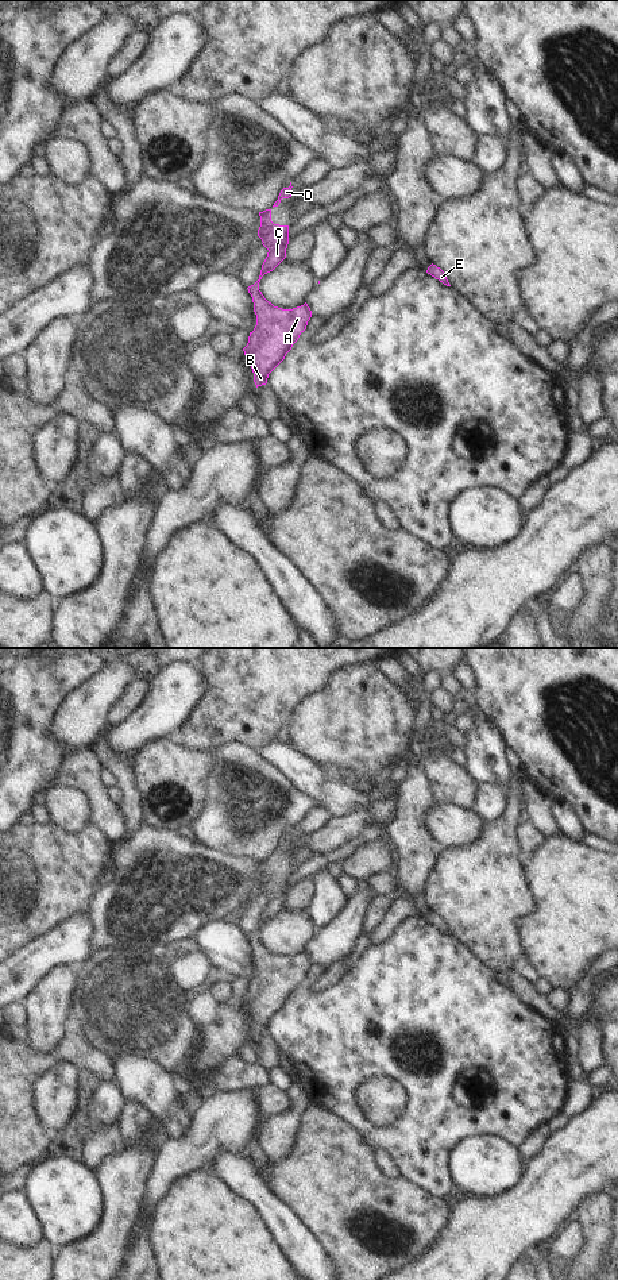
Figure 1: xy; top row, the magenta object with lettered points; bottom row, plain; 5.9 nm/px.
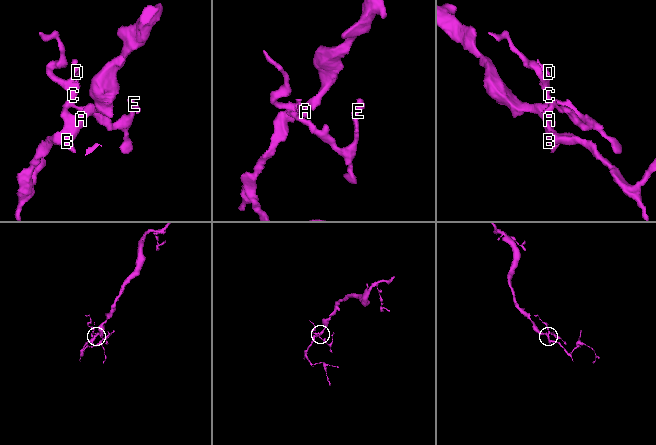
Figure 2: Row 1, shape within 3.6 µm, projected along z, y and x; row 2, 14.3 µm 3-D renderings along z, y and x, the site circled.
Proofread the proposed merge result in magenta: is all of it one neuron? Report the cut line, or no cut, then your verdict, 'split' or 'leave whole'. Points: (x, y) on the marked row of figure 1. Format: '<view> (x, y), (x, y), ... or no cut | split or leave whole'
no cut | leave whole

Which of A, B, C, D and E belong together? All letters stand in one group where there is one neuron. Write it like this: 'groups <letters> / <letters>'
groups A B C D E

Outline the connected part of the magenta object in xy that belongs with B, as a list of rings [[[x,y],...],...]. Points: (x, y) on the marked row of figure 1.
[[[271,209],[259,212],[258,236],[269,250],[259,279],[248,286],[252,297],[256,325],[243,348],[258,386],[266,385],[269,374],[285,359],[300,335],[306,329],[312,311],[305,302],[293,309],[282,309],[269,302],[259,290],[262,277],[273,271],[285,258],[289,244],[289,225],[271,221]]]

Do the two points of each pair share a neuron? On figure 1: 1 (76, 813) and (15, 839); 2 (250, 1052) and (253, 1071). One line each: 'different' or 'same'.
1: different
2: different

